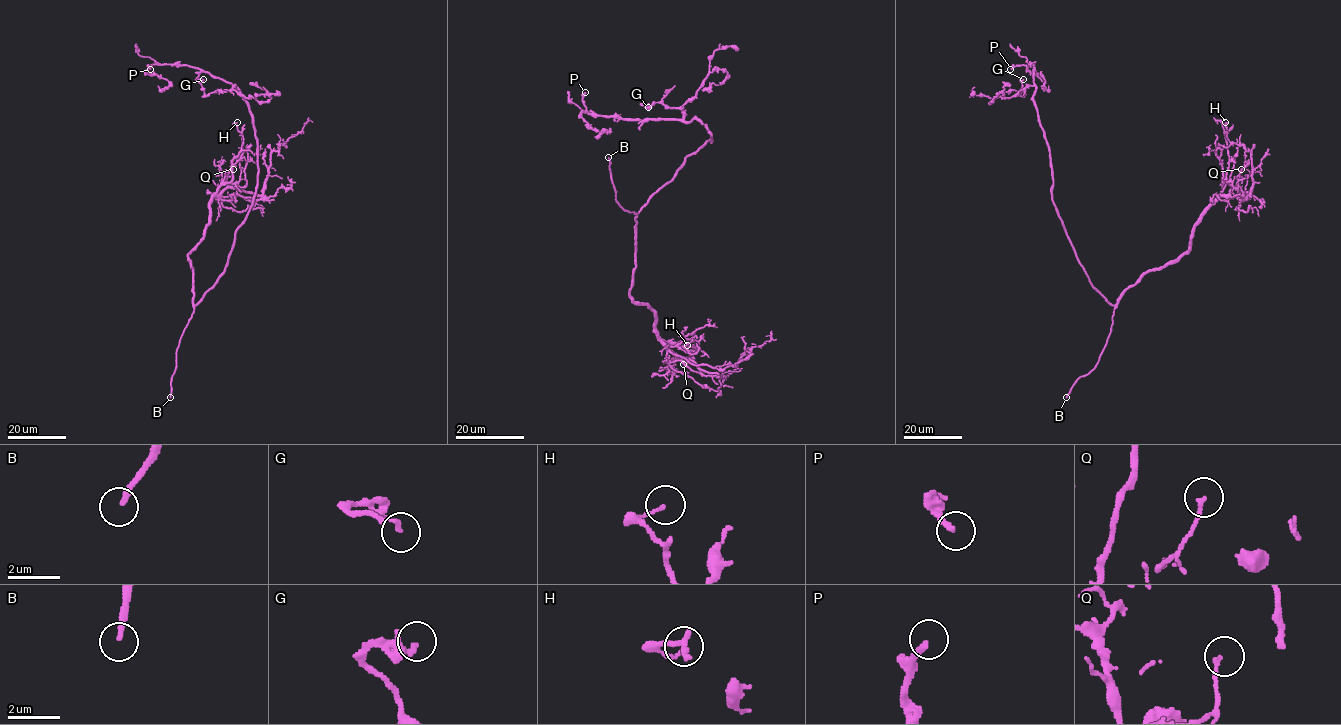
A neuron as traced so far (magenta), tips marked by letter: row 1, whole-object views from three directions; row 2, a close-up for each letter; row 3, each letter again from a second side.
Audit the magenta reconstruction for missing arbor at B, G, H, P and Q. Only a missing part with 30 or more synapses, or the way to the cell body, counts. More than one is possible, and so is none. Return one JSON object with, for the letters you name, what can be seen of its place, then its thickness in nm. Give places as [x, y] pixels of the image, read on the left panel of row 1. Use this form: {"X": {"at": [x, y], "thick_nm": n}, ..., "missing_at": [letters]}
{"B": {"at": [170, 397], "thick_nm": 200}, "P": {"at": [150, 69], "thick_nm": 220}, "missing_at": ["B", "P"]}

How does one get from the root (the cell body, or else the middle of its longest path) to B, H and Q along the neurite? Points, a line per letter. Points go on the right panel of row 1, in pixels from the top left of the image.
B: (1091, 284), (1115, 306), (1112, 324), (1098, 363), (1078, 378), (1066, 397)
H: (1091, 284), (1115, 305), (1146, 273), (1189, 249), (1200, 215), (1225, 183), (1233, 187), (1225, 122)
Q: (1091, 284), (1115, 305), (1146, 273), (1174, 263), (1189, 249), (1200, 216), (1236, 185), (1241, 169)

